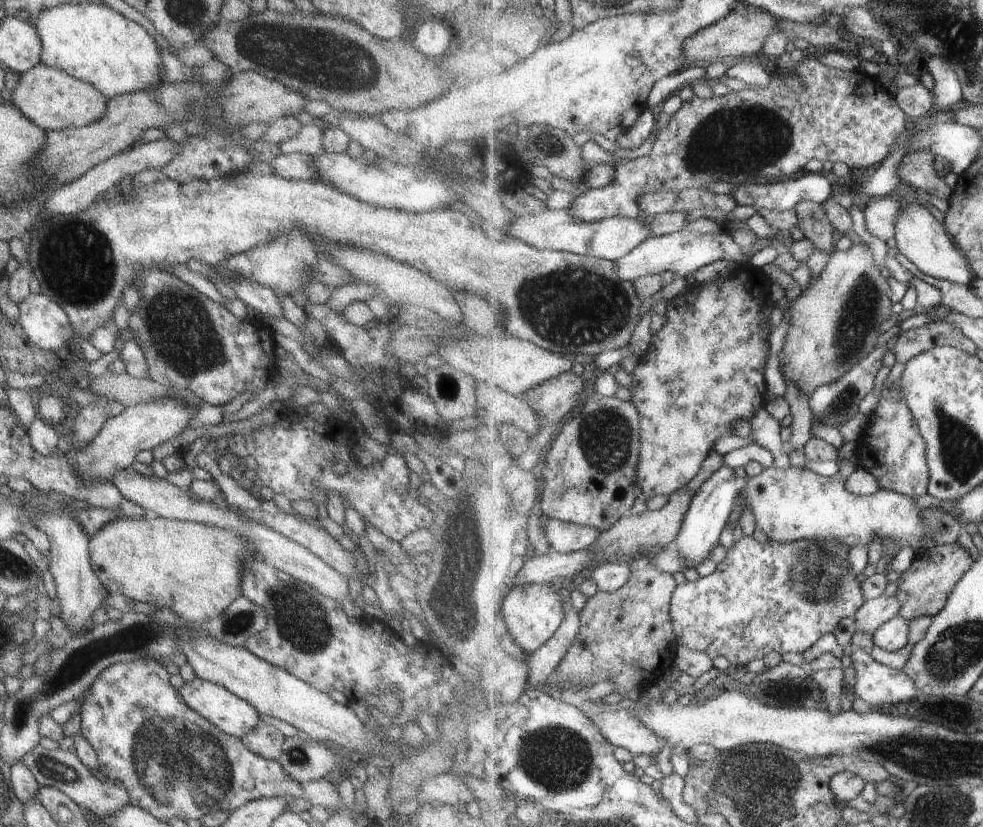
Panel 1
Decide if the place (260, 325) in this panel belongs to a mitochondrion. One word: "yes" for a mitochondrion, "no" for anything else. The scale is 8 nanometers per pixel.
no

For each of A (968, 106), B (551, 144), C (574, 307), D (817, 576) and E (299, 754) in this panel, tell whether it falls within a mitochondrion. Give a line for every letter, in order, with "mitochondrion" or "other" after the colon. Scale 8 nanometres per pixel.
A: other
B: mitochondrion
C: mitochondrion
D: mitochondrion
E: mitochondrion

